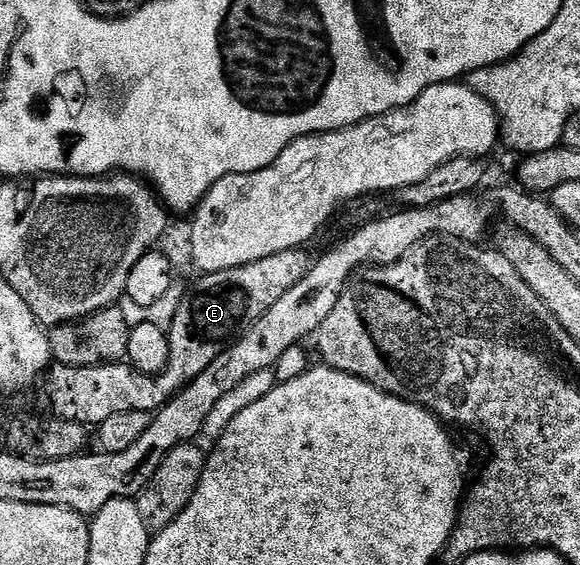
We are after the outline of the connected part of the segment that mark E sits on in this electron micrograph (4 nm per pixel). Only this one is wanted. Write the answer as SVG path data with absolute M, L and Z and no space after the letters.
M302 249L280 251L276 255L268 255L268 259L260 259L256 263L248 263L240 267L232 267L228 271L202 273L199 281L183 295L174 309L174 318L168 324L170 354L166 370L157 375L142 373L129 363L107 363L104 365L59 365L51 364L44 374L46 381L46 397L50 400L53 416L62 417L66 421L78 421L87 427L97 427L109 419L113 413L120 411L140 411L153 414L162 408L179 389L183 389L196 375L200 375L220 355L223 349L235 340L250 322L255 321L268 309L284 291L296 287L300 279L304 279L310 268L311 258L305 257Z

